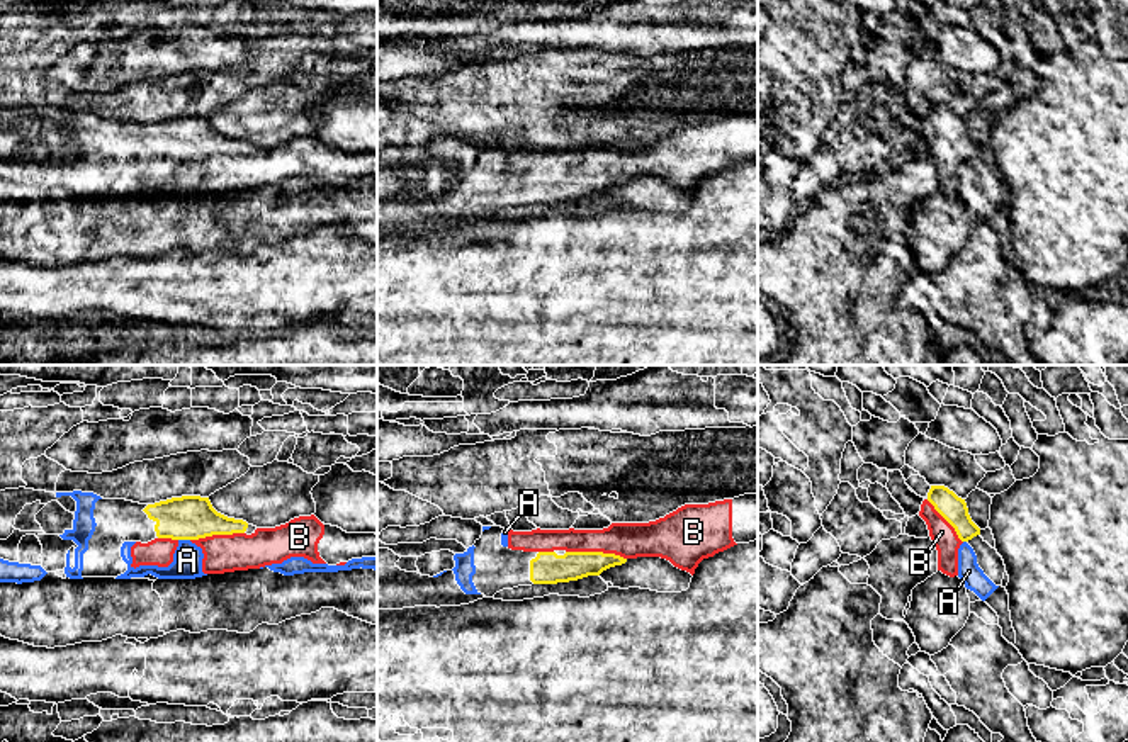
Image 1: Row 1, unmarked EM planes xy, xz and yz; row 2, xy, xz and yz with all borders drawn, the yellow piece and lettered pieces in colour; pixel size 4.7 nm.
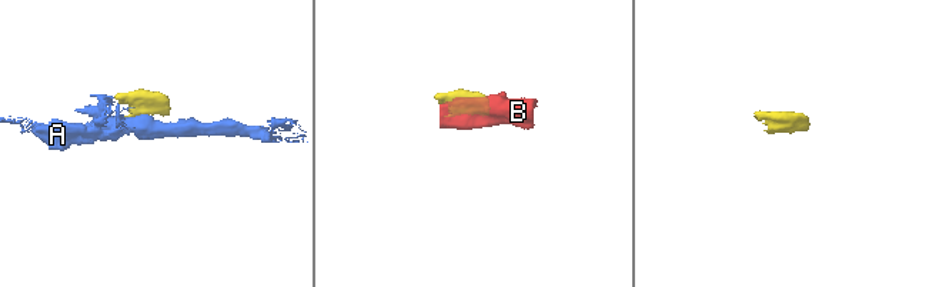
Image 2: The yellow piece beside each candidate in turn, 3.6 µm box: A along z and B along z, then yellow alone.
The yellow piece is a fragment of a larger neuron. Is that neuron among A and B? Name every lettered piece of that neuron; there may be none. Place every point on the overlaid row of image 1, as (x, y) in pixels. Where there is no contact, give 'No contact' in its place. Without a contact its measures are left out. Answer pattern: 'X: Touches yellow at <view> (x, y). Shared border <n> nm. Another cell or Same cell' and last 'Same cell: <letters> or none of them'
A: Touches yellow at xy (184, 539). Shared border 60 nm. Another cell
B: Touches yellow at xz (597, 552). Shared border 300 nm. Same cell
Same cell: B

